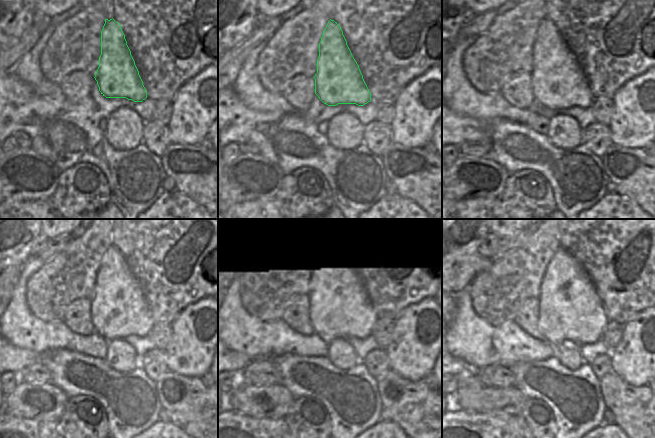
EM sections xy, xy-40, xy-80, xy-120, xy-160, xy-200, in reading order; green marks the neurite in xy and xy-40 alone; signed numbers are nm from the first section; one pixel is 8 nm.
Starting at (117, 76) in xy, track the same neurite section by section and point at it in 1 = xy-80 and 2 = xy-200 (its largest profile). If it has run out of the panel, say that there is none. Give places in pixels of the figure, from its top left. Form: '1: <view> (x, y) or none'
1: xy-80 (562, 80)
2: xy-200 (571, 313)

